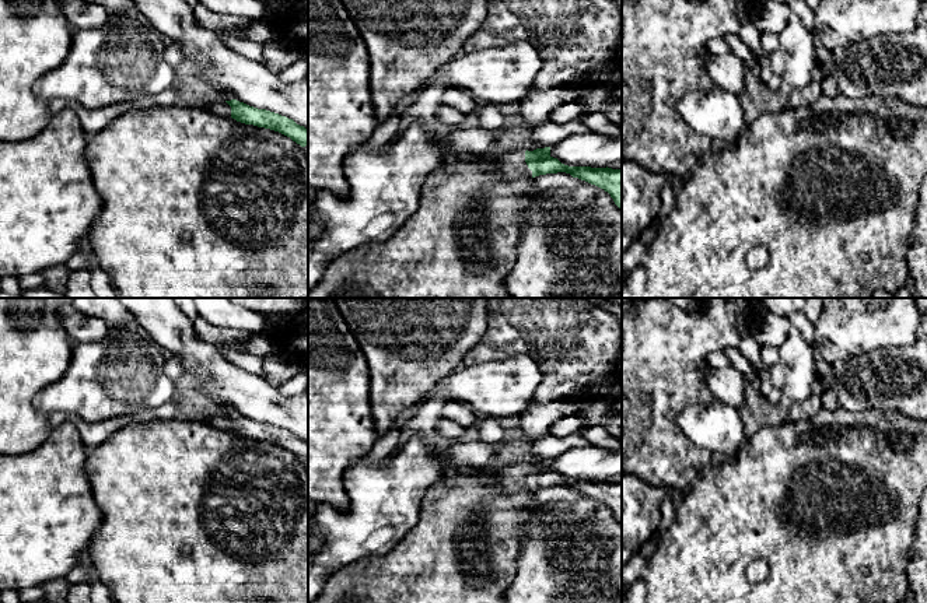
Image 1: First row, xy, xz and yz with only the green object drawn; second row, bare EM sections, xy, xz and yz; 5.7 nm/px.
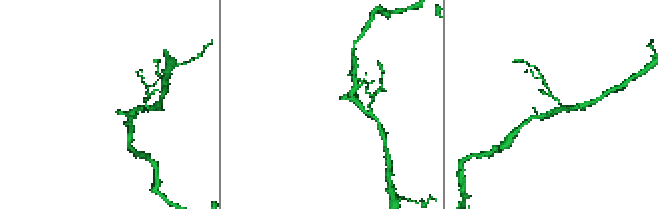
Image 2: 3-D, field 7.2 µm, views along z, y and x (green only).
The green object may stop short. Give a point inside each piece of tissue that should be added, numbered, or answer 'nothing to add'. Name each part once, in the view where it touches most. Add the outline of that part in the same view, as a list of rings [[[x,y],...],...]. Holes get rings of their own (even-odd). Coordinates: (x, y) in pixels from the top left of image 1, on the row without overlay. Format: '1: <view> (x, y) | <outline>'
1: xz (511, 479) | [[[508,464],[500,469],[492,490],[501,494],[532,490],[525,476],[525,464]]]

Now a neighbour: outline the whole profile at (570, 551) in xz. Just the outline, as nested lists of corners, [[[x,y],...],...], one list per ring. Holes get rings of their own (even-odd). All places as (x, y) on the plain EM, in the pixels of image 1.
[[[585,494],[577,501],[552,501],[541,504],[527,512],[522,522],[515,529],[518,540],[518,555],[515,557],[515,574],[511,585],[506,590],[507,603],[622,603],[622,523],[604,502]]]

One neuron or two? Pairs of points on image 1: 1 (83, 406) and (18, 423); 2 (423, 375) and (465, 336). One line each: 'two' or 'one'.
1: two
2: one

